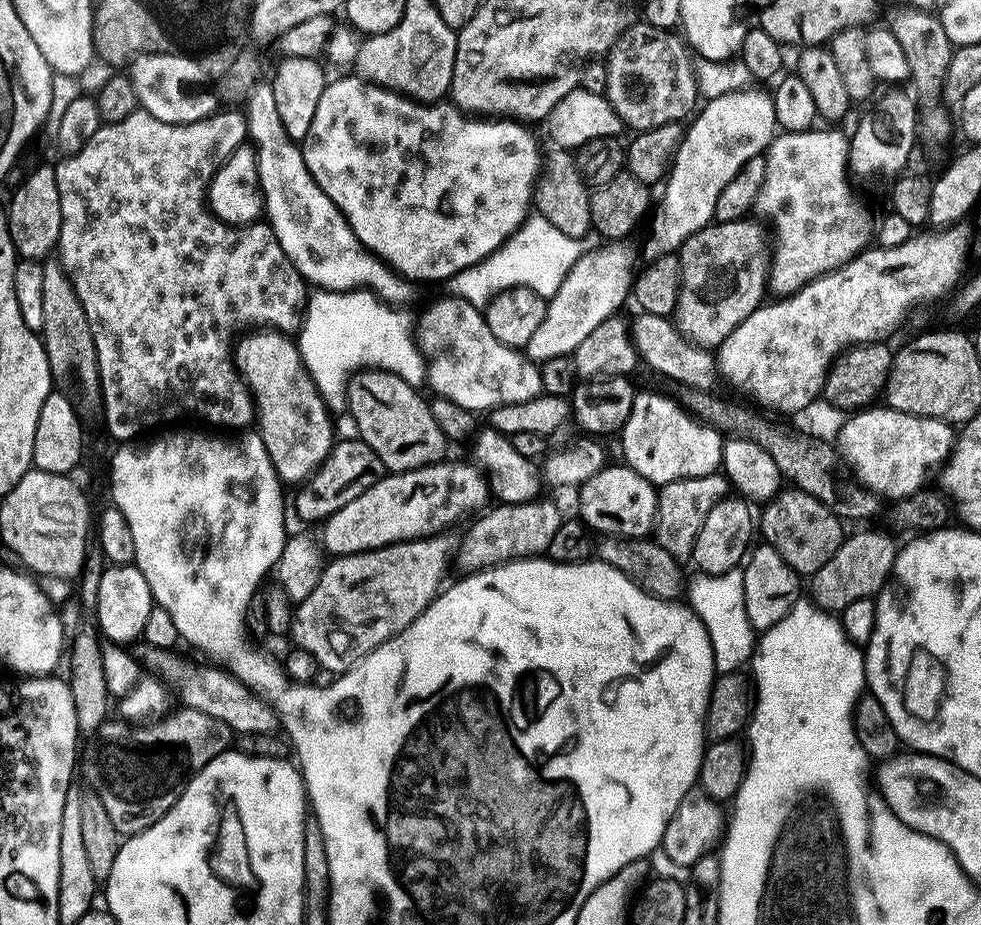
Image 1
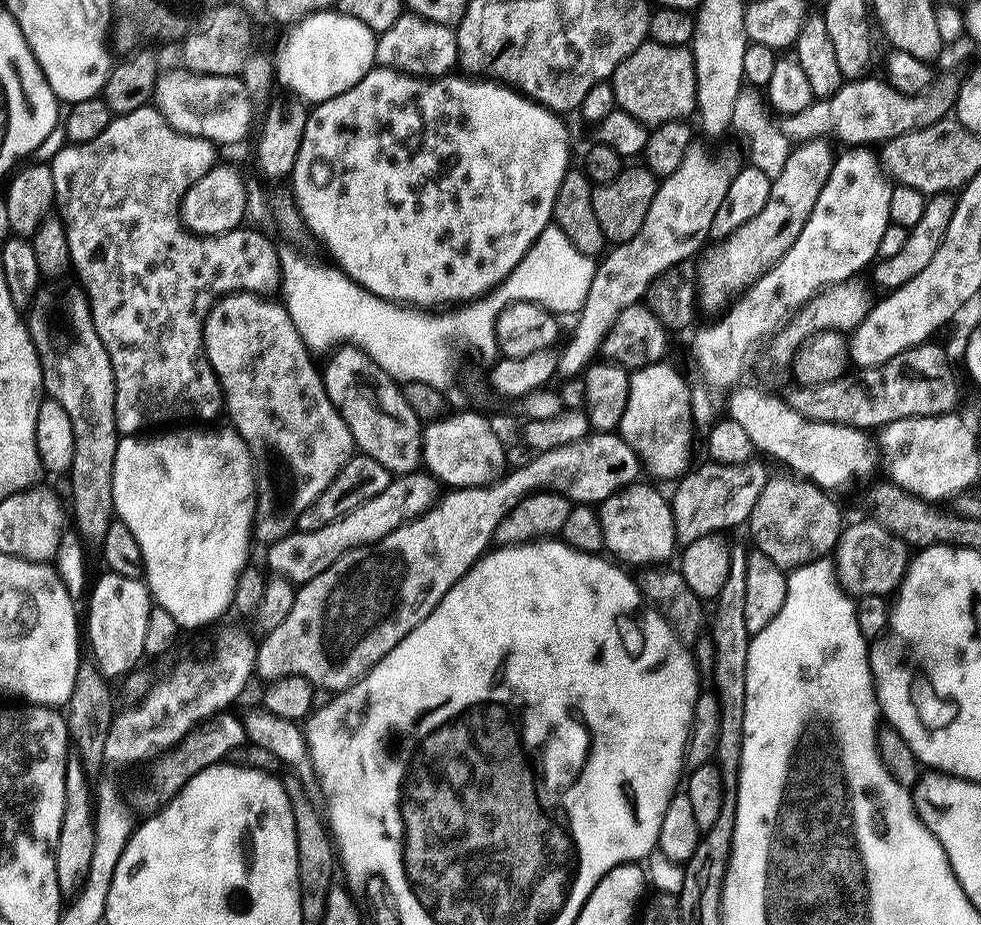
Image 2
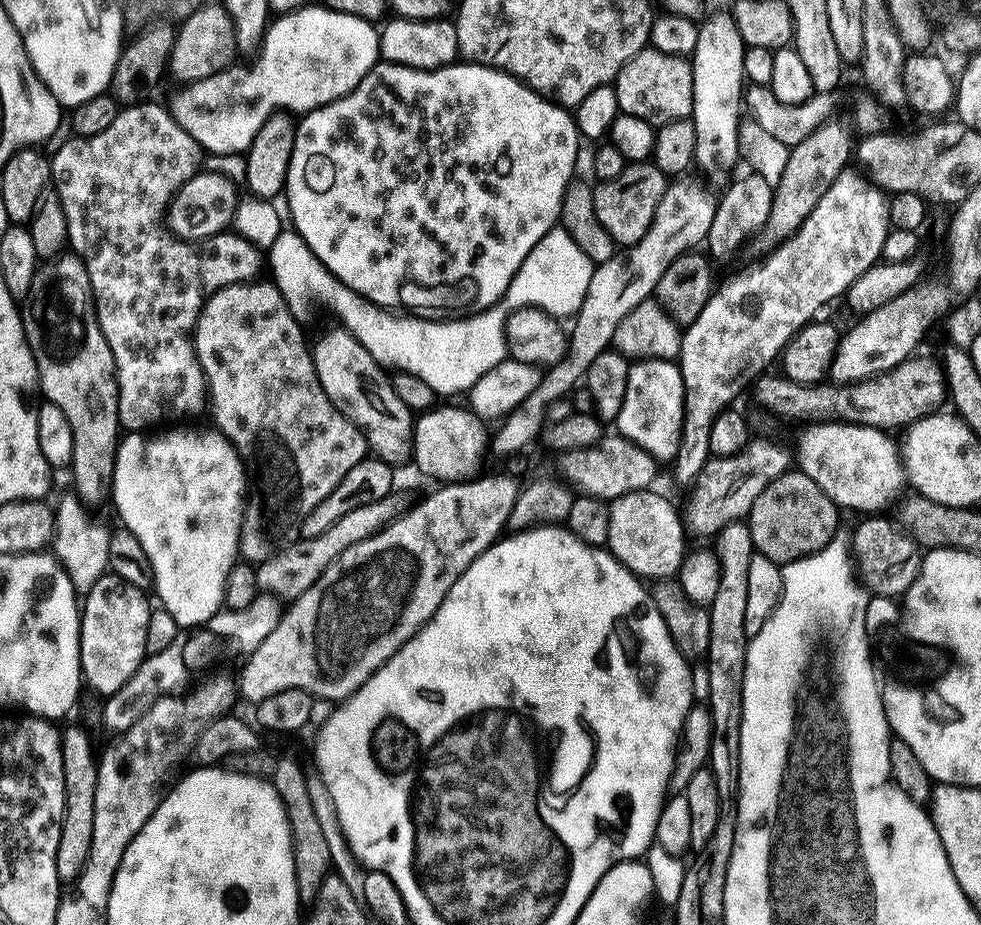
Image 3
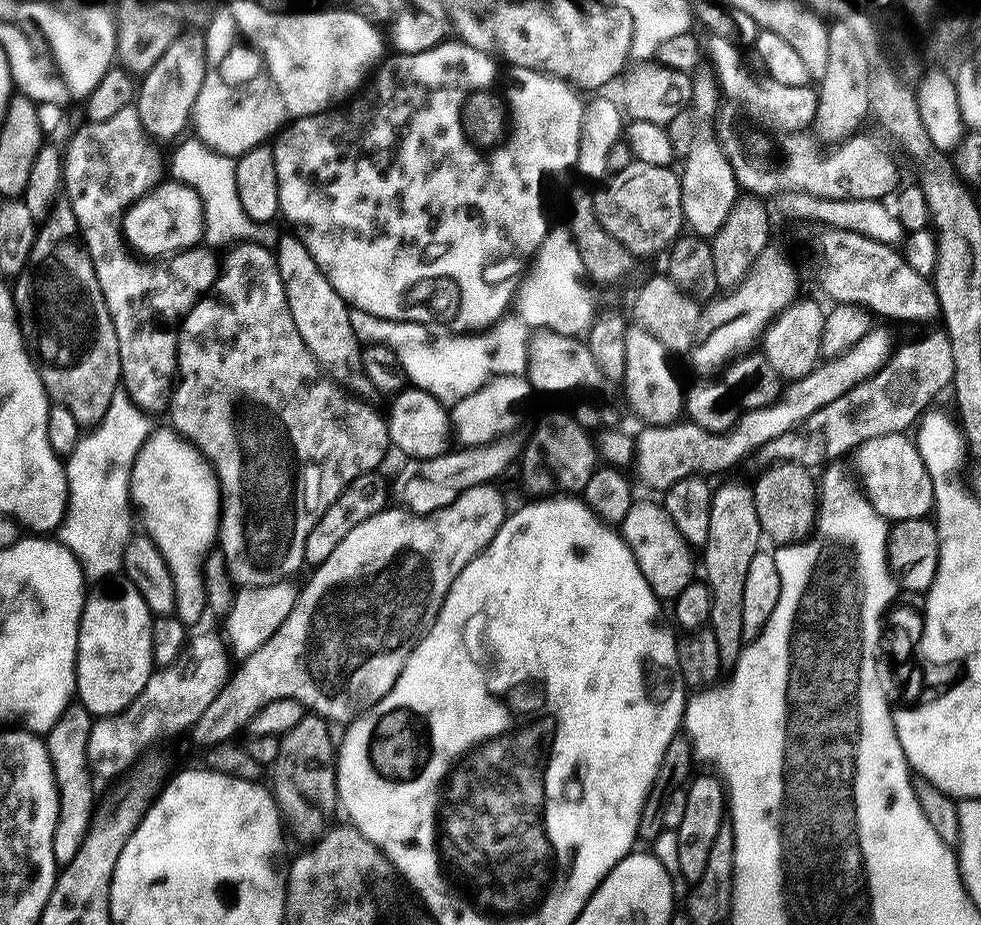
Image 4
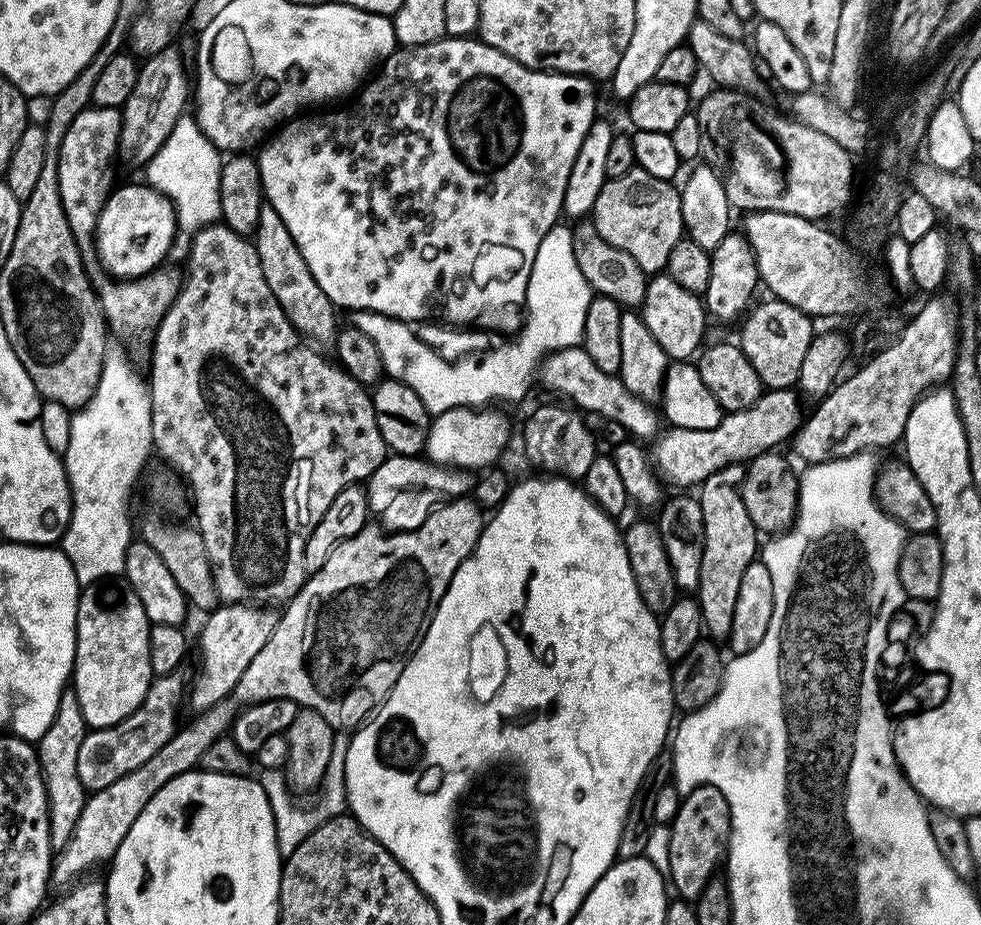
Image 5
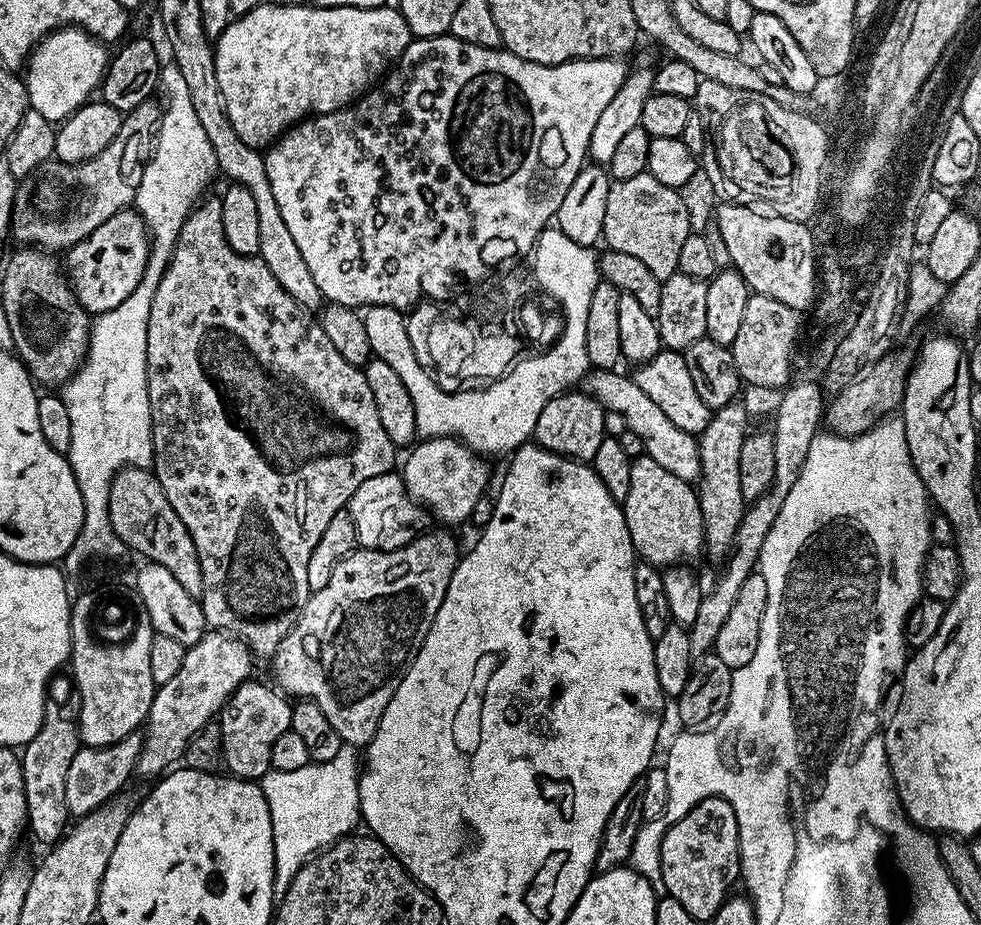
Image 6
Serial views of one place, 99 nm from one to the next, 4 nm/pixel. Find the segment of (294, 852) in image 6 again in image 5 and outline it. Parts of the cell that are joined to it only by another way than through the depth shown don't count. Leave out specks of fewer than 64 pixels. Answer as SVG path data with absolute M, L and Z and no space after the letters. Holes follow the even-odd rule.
M338 742L332 748L330 754L330 766L326 770L324 779L318 789L320 801L317 802L316 808L303 808L302 805L296 804L297 797L290 791L285 777L277 774L272 770L264 770L259 773L258 779L262 790L266 790L266 798L272 807L274 814L274 826L276 827L276 841L280 843L280 855L287 858L308 835L315 830L320 824L323 824L329 816L338 816L345 811L348 795L346 794L346 750L347 743Z

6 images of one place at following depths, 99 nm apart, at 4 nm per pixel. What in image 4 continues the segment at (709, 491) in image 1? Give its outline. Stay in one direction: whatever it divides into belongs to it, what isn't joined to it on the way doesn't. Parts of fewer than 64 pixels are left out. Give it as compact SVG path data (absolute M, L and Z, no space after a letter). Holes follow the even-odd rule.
M947 335L924 336L913 344L904 344L901 348L899 345L875 375L842 394L842 398L834 398L834 402L819 408L792 431L778 434L763 444L758 458L764 466L776 466L783 462L803 464L812 470L819 460L832 460L843 452L849 453L868 439L907 433L929 411L931 404L928 403L944 387L947 389L951 385L953 374L951 344Z

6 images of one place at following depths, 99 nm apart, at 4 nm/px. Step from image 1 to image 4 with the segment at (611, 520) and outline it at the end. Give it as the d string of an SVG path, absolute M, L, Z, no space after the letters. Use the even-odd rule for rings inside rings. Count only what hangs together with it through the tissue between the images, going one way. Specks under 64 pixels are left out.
M644 500L633 503L632 508L626 514L622 525L622 535L624 541L628 543L628 549L634 554L636 565L642 570L642 574L646 578L646 582L652 587L652 592L664 602L675 601L677 596L682 594L682 590L686 590L688 584L693 583L692 576L692 553L693 549L684 540L682 534L679 533L678 527L668 517L667 510L659 503L651 504L650 501Z

